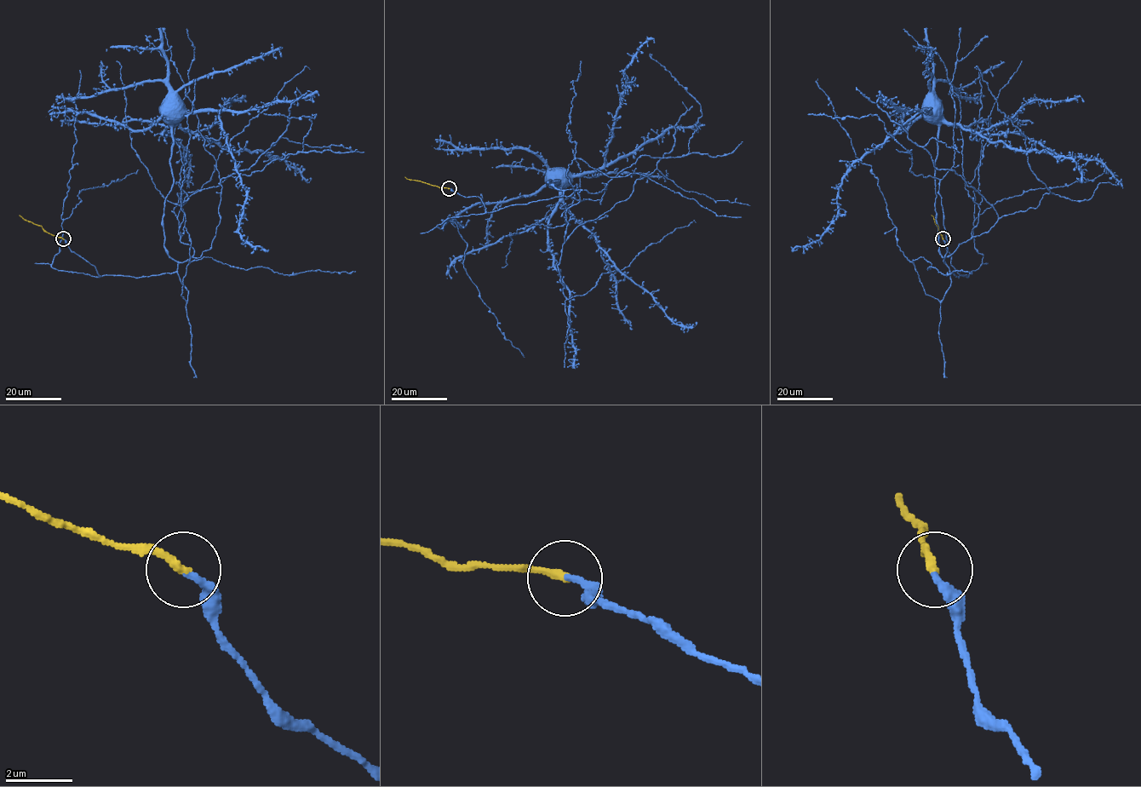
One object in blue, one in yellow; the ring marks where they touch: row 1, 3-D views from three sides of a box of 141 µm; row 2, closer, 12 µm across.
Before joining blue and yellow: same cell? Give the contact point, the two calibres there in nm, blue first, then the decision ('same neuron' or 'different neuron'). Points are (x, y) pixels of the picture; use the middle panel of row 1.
(449, 188) | 200/240 nm | same neuron

